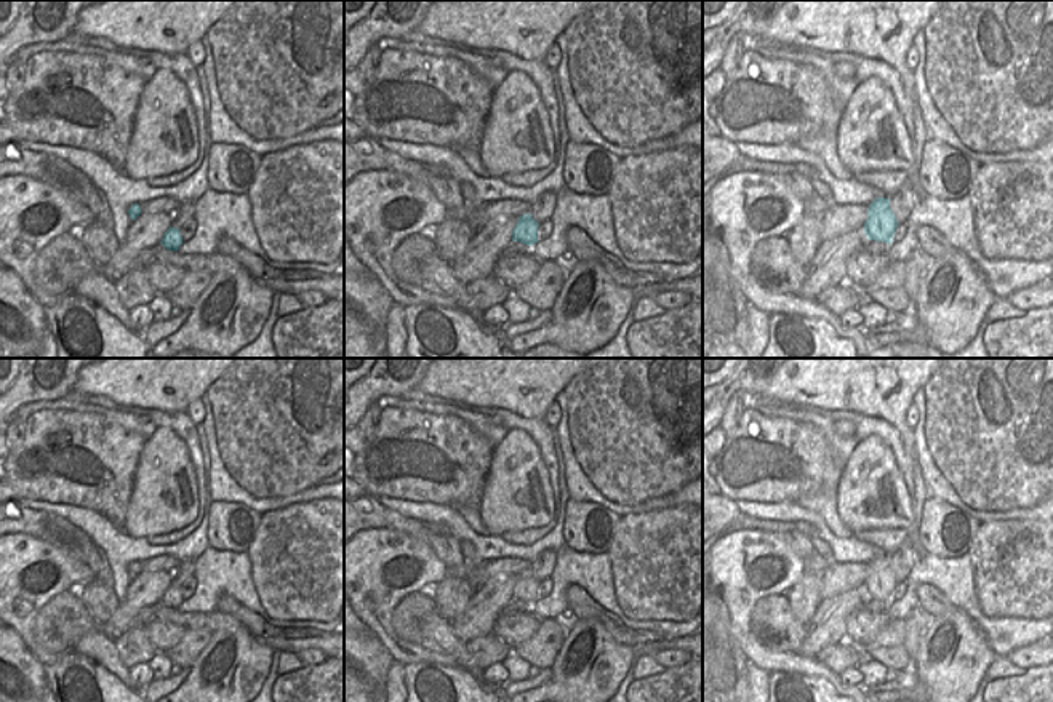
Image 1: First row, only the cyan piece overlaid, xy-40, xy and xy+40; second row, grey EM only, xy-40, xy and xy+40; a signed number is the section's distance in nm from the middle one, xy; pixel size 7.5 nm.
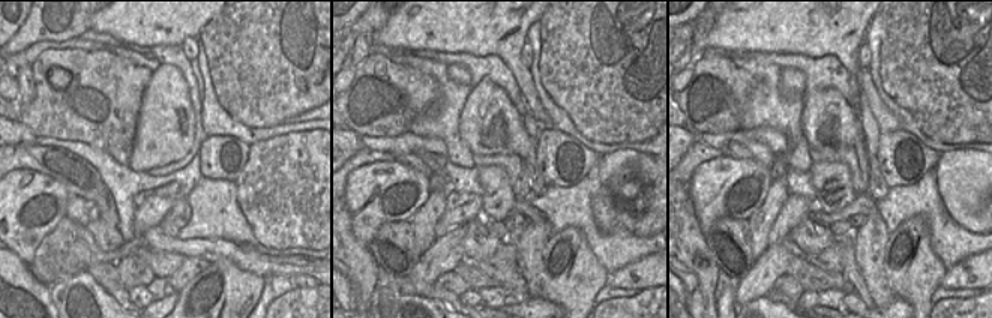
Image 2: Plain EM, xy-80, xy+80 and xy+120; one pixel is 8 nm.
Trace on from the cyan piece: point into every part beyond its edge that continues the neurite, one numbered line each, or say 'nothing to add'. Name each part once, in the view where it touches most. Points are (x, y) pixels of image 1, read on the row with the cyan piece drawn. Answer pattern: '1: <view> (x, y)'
nothing to add

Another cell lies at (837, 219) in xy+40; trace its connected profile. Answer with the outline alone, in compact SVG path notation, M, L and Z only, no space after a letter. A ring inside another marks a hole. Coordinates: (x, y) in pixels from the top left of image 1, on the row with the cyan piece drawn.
M829 203L823 216L823 230L819 233L823 241L832 240L839 235L859 232L864 229L869 206L850 203L839 206Z

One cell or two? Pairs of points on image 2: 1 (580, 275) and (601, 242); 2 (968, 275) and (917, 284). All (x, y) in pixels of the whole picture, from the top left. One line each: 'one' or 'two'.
1: two
2: two

